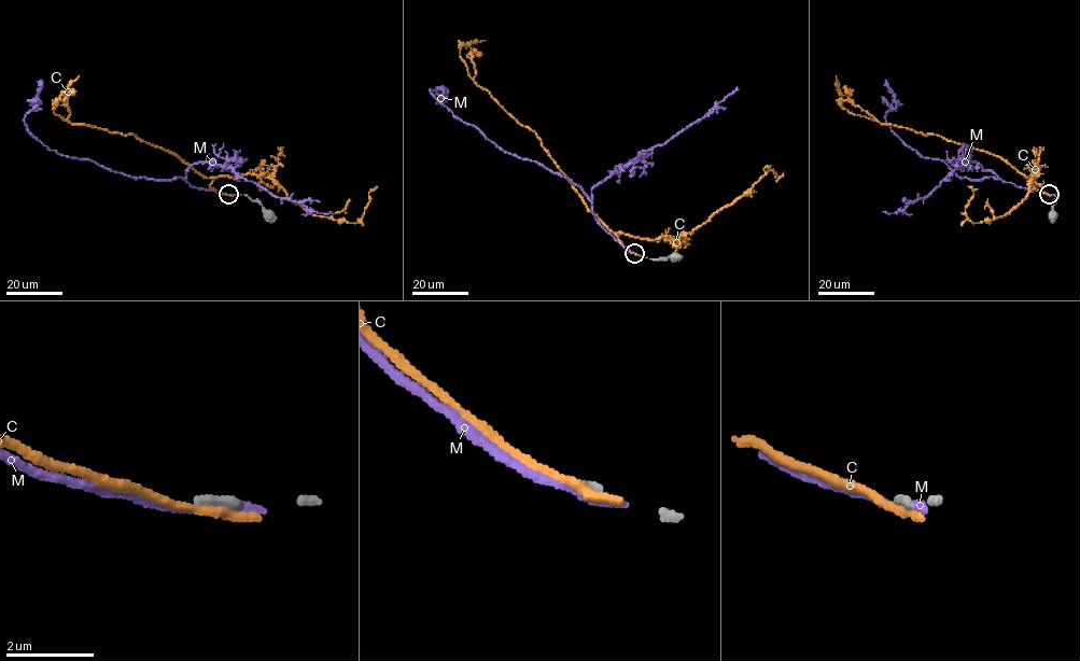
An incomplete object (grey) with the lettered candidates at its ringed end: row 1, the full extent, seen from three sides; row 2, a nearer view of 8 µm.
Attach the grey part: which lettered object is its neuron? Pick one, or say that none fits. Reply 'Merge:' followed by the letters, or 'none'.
Merge: none

